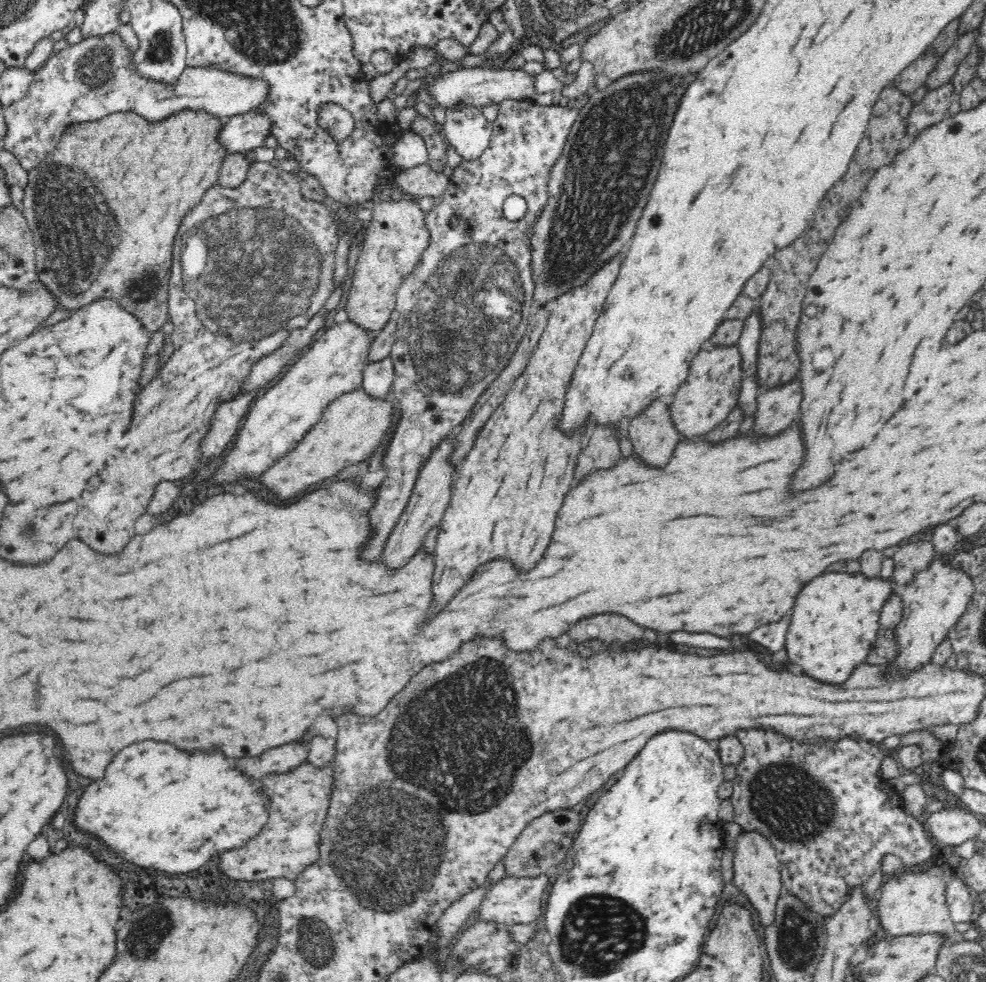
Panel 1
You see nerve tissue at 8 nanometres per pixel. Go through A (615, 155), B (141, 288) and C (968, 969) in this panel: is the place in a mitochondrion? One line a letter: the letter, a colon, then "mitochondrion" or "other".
A: mitochondrion
B: mitochondrion
C: mitochondrion

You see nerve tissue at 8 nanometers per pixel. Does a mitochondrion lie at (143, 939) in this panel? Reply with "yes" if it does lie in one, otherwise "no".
yes

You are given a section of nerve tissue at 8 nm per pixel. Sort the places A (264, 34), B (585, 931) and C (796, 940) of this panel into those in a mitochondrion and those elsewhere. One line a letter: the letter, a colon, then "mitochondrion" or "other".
A: mitochondrion
B: mitochondrion
C: mitochondrion

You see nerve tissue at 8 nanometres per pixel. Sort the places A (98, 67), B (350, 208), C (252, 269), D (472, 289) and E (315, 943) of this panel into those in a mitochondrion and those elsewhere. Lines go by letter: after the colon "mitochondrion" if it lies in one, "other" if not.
A: mitochondrion
B: other
C: mitochondrion
D: mitochondrion
E: mitochondrion

